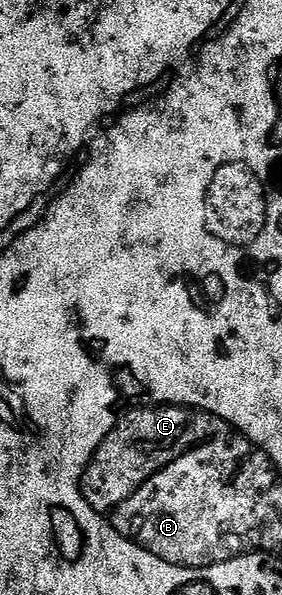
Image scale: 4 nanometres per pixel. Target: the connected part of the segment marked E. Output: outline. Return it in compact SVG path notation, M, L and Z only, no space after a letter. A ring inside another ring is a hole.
M133 399L121 407L117 421L112 422L111 429L100 437L99 445L91 449L79 469L78 478L74 480L79 498L84 500L87 509L93 513L107 509L115 503L123 503L133 497L133 491L141 487L157 473L157 469L169 463L183 447L195 441L195 431L199 435L201 427L213 427L219 421L232 421L232 417L223 417L222 413L208 411L203 407L190 405L190 402L178 399Z

